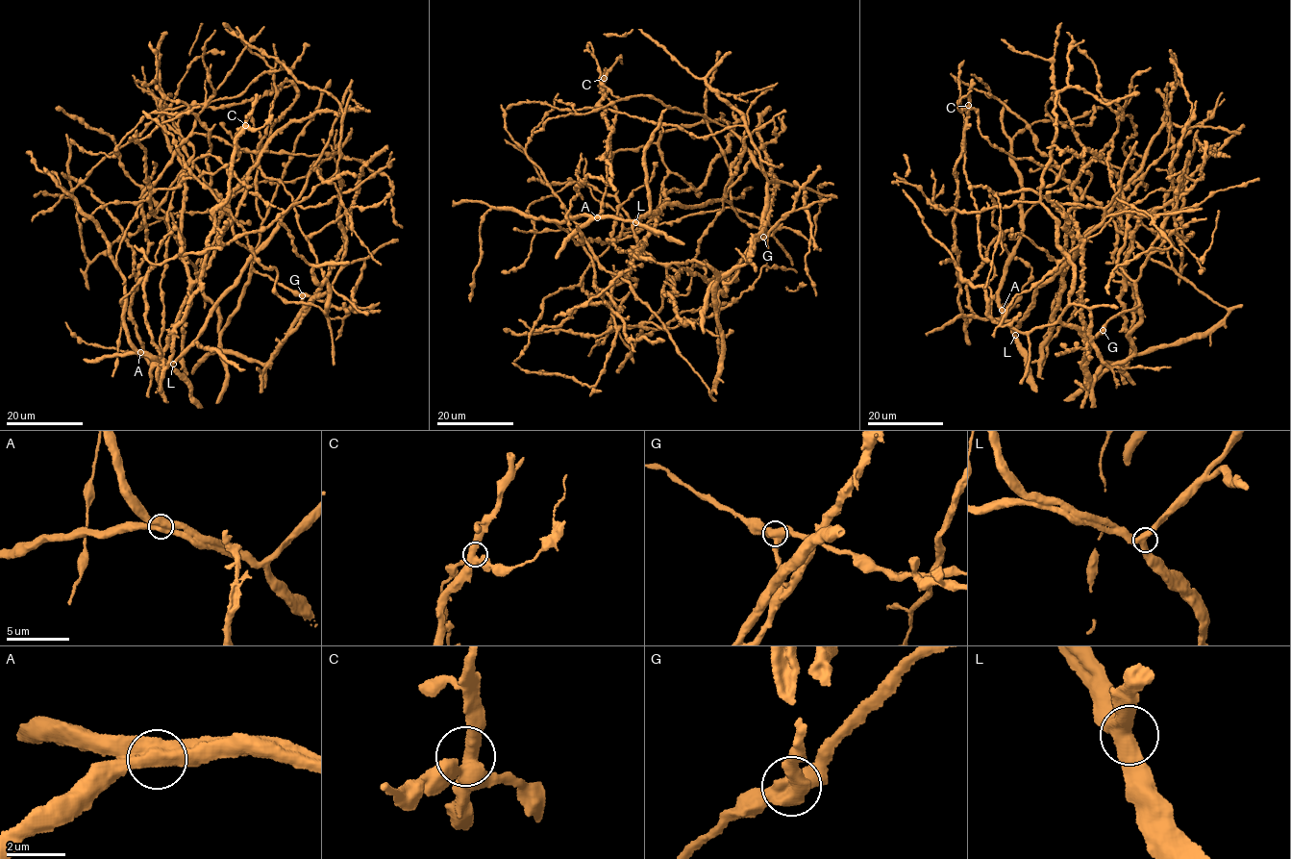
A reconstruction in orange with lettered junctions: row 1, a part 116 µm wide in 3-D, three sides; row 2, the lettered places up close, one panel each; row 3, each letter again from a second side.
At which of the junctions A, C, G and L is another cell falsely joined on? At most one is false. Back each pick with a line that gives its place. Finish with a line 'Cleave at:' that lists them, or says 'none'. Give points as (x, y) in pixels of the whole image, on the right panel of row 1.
Cleave at: none

